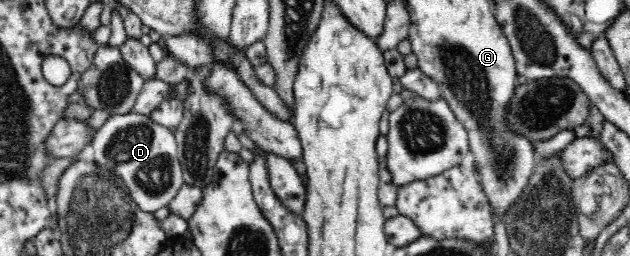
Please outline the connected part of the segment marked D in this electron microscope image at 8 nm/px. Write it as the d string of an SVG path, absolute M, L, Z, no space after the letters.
M136 112L108 116L91 140L94 164L114 172L126 183L130 197L142 212L154 214L161 208L169 208L178 190L184 185L184 177L177 158L175 133L152 121L148 115Z

